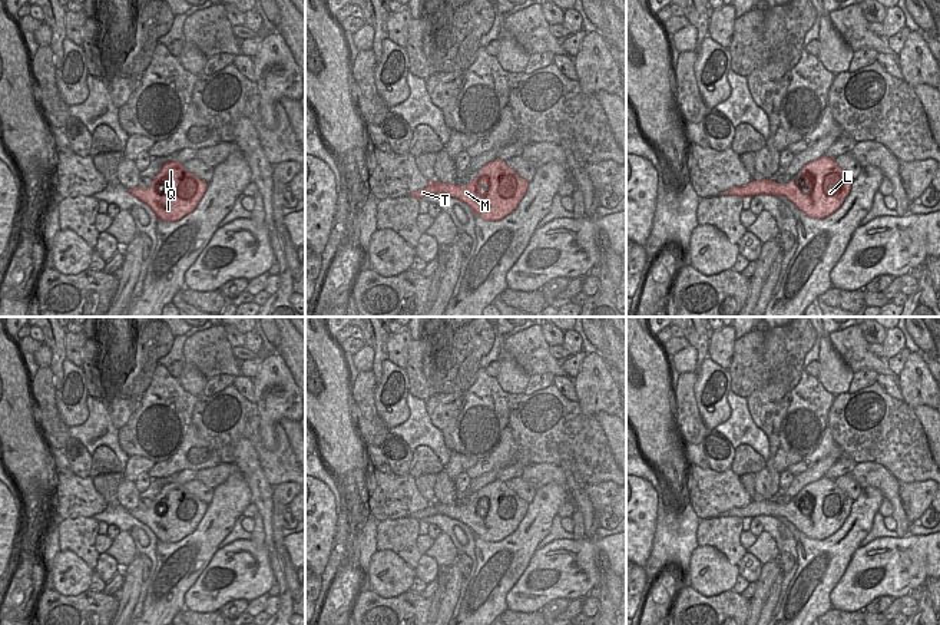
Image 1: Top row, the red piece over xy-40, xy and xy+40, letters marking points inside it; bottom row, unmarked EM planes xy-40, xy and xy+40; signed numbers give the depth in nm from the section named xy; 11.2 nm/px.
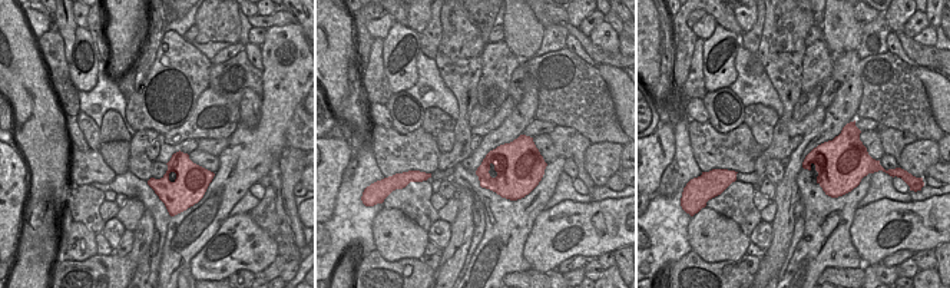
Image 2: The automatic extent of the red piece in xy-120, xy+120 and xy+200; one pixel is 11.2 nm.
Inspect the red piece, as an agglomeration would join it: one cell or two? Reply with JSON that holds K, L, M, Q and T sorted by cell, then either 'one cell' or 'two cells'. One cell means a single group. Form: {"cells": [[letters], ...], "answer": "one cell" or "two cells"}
{"cells": [["K", "L", "M", "Q", "T"]], "answer": "one cell"}

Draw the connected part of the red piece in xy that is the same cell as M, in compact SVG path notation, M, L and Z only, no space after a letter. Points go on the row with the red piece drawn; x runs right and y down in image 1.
M494 159L480 168L480 175L469 185L430 182L410 196L421 199L446 194L464 204L486 221L500 221L512 214L527 192L529 182L520 178L504 161Z

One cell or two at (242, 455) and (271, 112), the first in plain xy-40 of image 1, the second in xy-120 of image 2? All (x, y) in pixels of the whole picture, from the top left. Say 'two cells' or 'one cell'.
two cells

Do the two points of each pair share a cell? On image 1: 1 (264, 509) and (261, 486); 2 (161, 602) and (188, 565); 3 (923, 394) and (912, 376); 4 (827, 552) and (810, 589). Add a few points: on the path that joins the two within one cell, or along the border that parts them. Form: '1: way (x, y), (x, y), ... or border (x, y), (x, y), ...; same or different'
1: way (264, 503), (261, 492); same
2: way (165, 594), (168, 585), (179, 574); same
3: way (922, 390), (914, 380); same
4: way (824, 561), (814, 581); same

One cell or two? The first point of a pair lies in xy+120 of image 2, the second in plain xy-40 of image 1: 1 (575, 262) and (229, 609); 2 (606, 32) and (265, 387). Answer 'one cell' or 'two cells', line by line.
1: one cell
2: one cell

